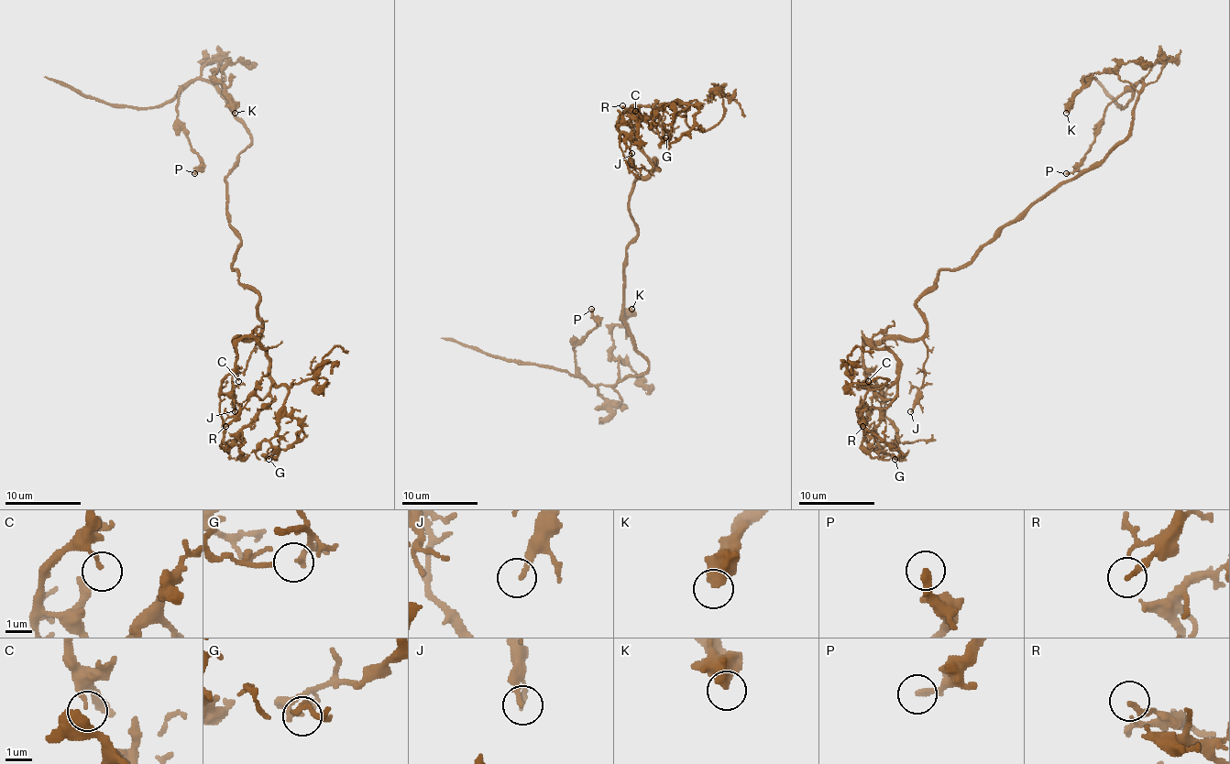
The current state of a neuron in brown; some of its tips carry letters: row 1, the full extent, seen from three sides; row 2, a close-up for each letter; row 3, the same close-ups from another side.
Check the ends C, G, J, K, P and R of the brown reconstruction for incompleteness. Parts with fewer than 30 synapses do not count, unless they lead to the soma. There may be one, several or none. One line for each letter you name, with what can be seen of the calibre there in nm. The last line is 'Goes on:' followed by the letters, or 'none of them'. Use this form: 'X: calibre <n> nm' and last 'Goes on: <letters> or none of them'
Goes on: none of them

